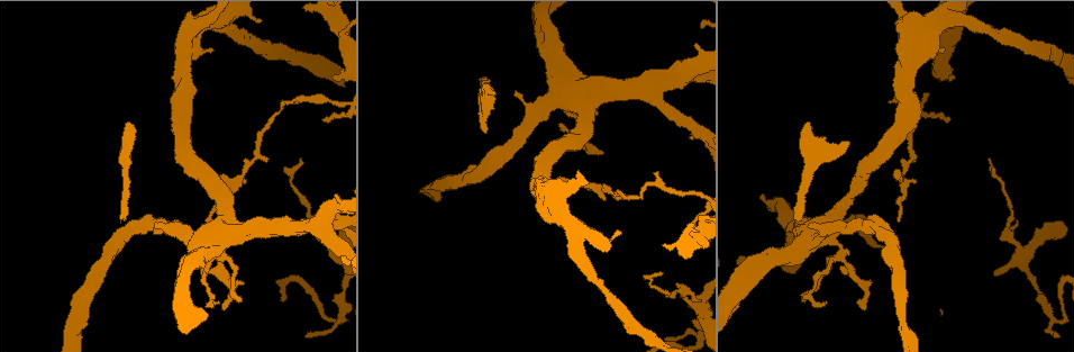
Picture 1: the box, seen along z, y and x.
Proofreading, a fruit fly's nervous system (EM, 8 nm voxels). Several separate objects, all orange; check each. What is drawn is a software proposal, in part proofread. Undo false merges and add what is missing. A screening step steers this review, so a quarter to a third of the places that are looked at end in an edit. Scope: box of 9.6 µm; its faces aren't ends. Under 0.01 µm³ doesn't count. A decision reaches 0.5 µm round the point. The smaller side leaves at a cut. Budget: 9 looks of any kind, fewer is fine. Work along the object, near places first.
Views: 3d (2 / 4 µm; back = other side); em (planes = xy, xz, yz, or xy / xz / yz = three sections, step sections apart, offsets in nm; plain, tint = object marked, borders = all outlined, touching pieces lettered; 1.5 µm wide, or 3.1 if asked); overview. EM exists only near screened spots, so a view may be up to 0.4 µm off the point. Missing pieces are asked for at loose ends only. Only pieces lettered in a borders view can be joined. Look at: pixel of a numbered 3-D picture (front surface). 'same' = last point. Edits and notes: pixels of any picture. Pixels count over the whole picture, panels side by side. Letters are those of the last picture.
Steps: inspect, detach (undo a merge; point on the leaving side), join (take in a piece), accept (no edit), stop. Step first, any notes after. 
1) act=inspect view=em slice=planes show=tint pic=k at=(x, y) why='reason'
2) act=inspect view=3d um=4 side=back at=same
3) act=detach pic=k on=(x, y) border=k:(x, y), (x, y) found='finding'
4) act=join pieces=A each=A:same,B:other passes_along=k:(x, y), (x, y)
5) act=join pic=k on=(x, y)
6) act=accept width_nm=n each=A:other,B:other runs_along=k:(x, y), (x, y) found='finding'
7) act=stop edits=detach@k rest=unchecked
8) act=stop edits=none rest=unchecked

act=inspect view=3d um=2 pic=1 at=(479, 80) why='an open end'

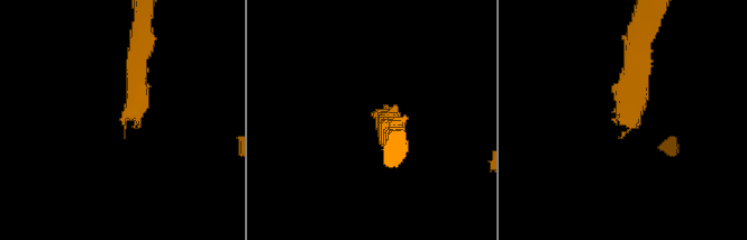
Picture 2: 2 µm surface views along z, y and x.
act=inspect view=em slice=xy step=4 show=tint pic=2 at=(375, 116)

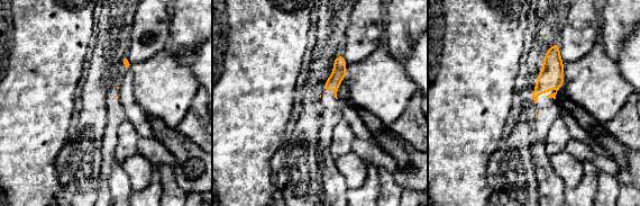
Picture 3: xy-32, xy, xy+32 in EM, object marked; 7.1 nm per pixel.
act=inspect view=em slice=planes show=borders at=same why='another direction'

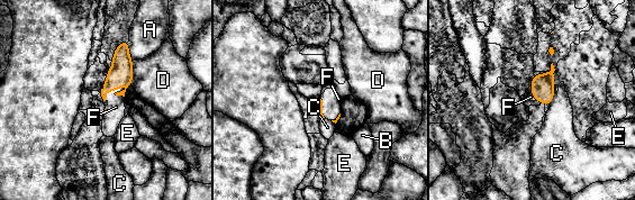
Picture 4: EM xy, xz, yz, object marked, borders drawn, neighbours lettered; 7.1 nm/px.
act=join pieces=F longest_contact=F:190nm each=A:other,B:other,C:other,D:other,E:other,F:same passes_along=4:(121, 67), (112, 89), (115, 111) found='it goes on there'

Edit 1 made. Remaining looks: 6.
act=inspect view=overview

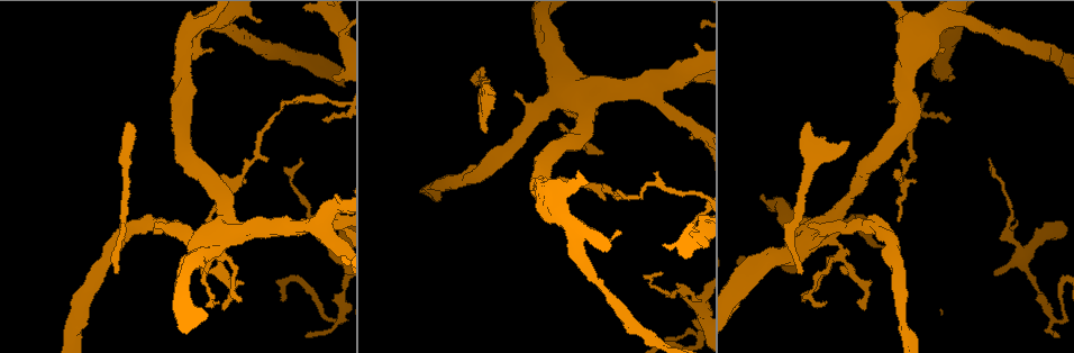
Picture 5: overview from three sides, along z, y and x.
act=inspect view=em slice=planes show=borders pic=5 at=(864, 308)

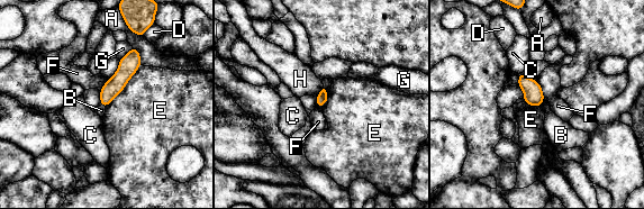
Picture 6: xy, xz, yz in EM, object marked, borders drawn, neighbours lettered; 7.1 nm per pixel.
act=accept each=A:other,B:other,C:other,D:other,E:other,F:other,G:other,H:other border=6:(142, 65), (125, 88), (105, 108) found='no lettered piece goes on from it'

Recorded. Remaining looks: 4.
act=inspect view=3d um=2 pic=5 at=(235, 183) why='arms part here'

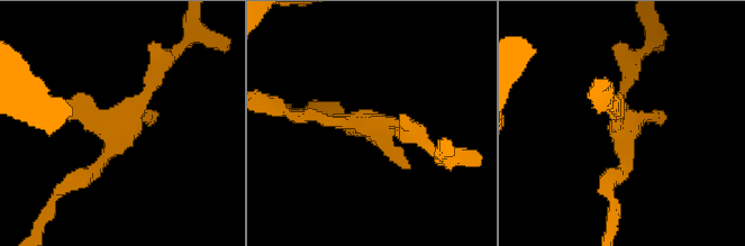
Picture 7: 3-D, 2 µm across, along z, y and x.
act=inspect view=em slice=planes show=borders pic=7 at=(372, 128) why='now the EM'

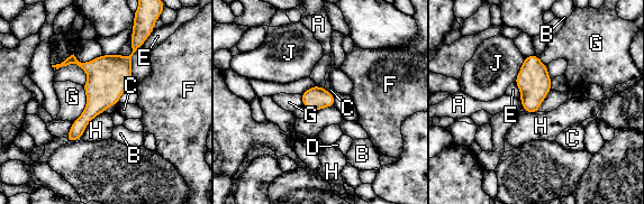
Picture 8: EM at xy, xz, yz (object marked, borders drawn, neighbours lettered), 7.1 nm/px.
act=accept longest_contact=G:280nm each=A:other,B:other,C:other,D:other,E:other,F:other,G:other,H:other,J:other border=8:(154, 29), (142, 45) found='one cell here'

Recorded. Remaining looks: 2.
act=inspect view=3d um=4 side=back pic=5 at=(322, 120) why='an open end'

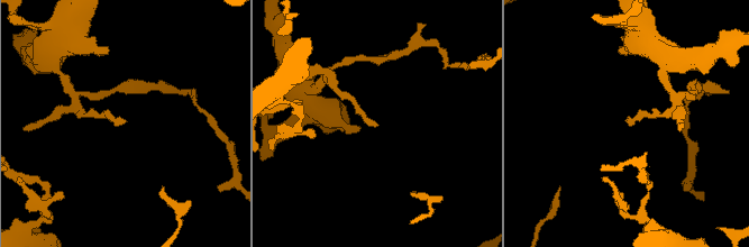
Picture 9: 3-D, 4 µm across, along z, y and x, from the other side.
act=inspect view=em slice=planes show=borders pic=9 at=(376, 123) why='shape alone is not enough'

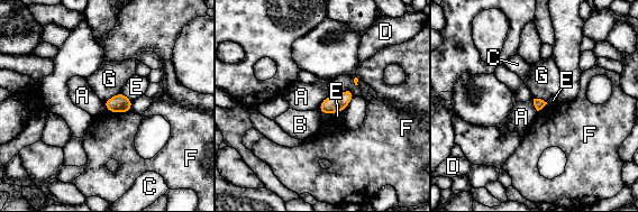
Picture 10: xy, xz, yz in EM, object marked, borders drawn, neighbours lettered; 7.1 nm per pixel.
act=accept each=A:other,B:other,C:other,D:other,E:other,F:other,G:other border=10:(329, 95), (320, 103), (318, 109) found='none of them fits'

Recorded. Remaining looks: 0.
act=stop edits=join@4 rest=unchecked

